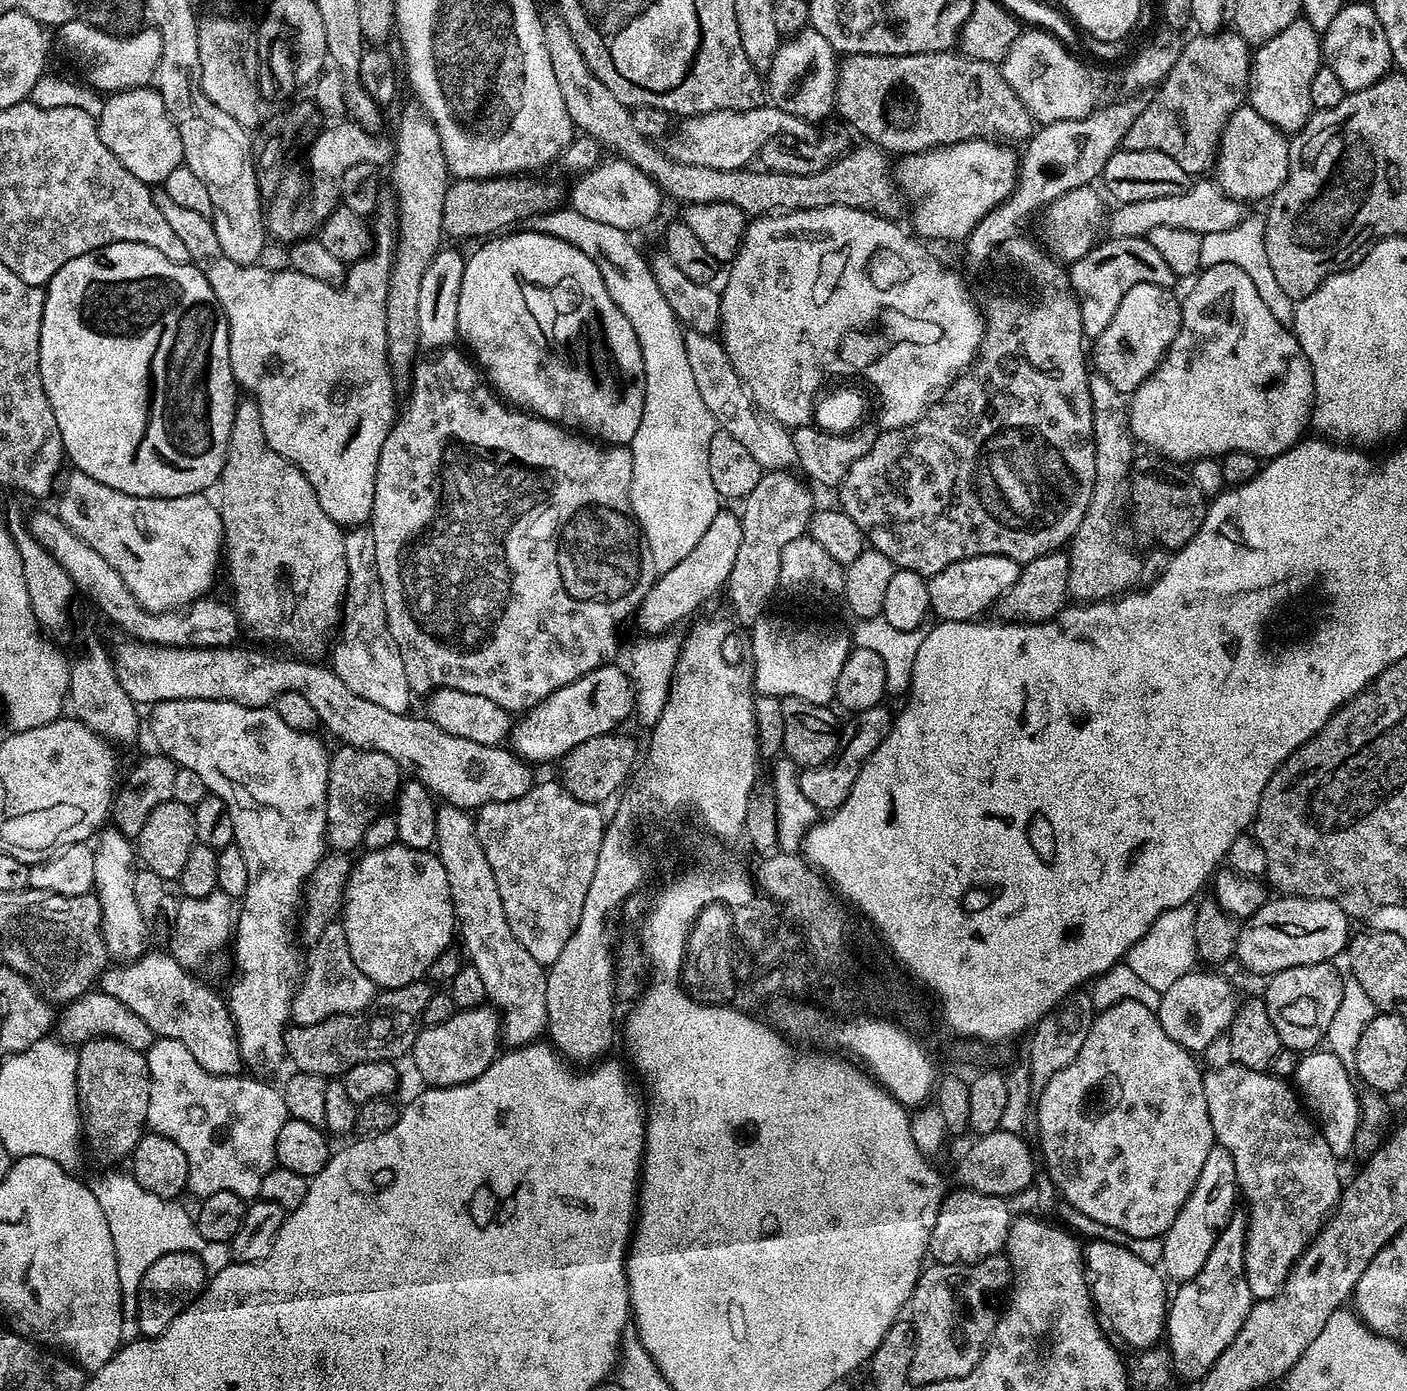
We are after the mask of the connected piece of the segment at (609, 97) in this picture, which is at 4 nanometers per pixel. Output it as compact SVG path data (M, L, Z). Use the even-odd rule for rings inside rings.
M559 14L545 15L543 22L544 45L550 54L554 78L558 78L558 90L562 90L562 102L566 102L566 114L570 114L573 129L585 136L595 137L607 151L608 148L612 151L609 153L638 166L642 174L658 185L667 199L669 196L672 200L681 200L684 206L698 202L730 202L752 218L826 206L850 206L863 212L874 212L877 216L899 217L902 192L890 171L890 160L883 148L853 147L810 174L767 170L752 172L742 168L714 170L710 166L683 164L665 153L663 156L649 137L638 134L630 109L618 102L618 98L614 98L614 94L610 94L610 90L606 90L606 86L602 86L590 70L574 42L574 34L570 34L570 26L566 26L563 18Z

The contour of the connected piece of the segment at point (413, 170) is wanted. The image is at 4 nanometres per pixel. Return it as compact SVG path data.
M415 98L409 99L409 104L400 108L400 121L396 124L394 135L394 155L390 165L392 171L392 188L396 191L394 203L396 205L396 253L392 256L390 270L390 286L386 292L386 338L388 339L388 367L393 377L407 377L411 373L417 359L416 348L421 347L418 334L418 301L422 277L427 267L438 254L445 239L442 226L442 202L446 200L446 190L450 183L448 163L442 154L442 142L438 138L438 130L434 122L426 114L426 110Z

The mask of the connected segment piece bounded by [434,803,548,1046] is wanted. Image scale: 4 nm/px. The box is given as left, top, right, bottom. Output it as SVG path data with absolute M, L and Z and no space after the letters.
M445 803L437 807L434 851L446 870L458 936L464 939L462 948L467 963L478 970L478 978L482 978L482 986L486 986L486 997L491 1007L500 1013L503 1043L508 1046L537 1043L548 1031L548 974L545 965L539 964L526 951L526 946L514 938L514 930L510 930L510 922L506 922L506 910L502 910L494 870L490 870L490 862L486 862L486 850L482 850L476 833L476 821L465 809Z

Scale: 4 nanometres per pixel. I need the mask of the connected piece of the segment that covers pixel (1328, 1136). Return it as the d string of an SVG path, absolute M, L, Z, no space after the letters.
M1320 1048L1305 1053L1293 1072L1295 1087L1305 1109L1315 1118L1326 1144L1337 1158L1344 1158L1352 1148L1354 1136L1360 1128L1360 1100L1352 1088L1351 1073L1334 1053Z

